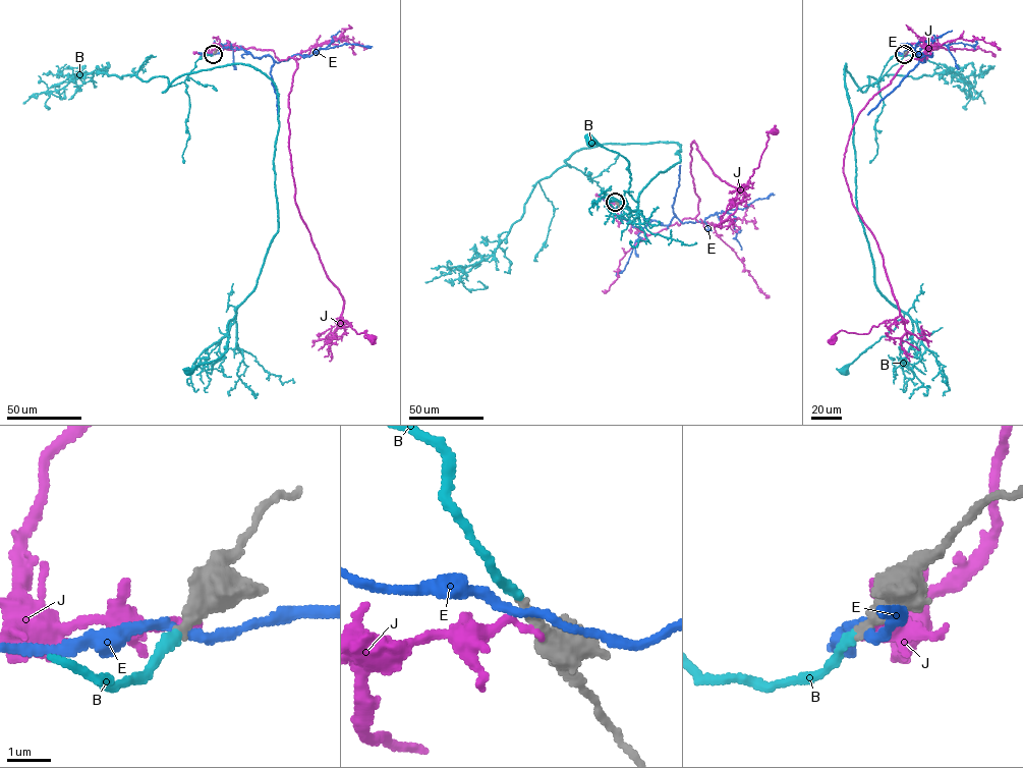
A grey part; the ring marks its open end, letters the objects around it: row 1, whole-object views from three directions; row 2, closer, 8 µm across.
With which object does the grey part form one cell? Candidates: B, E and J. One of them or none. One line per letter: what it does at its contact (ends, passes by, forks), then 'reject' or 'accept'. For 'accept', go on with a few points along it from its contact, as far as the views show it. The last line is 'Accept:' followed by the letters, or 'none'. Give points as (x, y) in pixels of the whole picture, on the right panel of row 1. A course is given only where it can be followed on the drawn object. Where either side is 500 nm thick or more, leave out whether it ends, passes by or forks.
B: it ends; accept; course (904, 54), (894, 55), (876, 81), (862, 92), (844, 67), (858, 215), (876, 288), (904, 317), (843, 371)
E: it passes by; reject
J: reject
Accept: B

